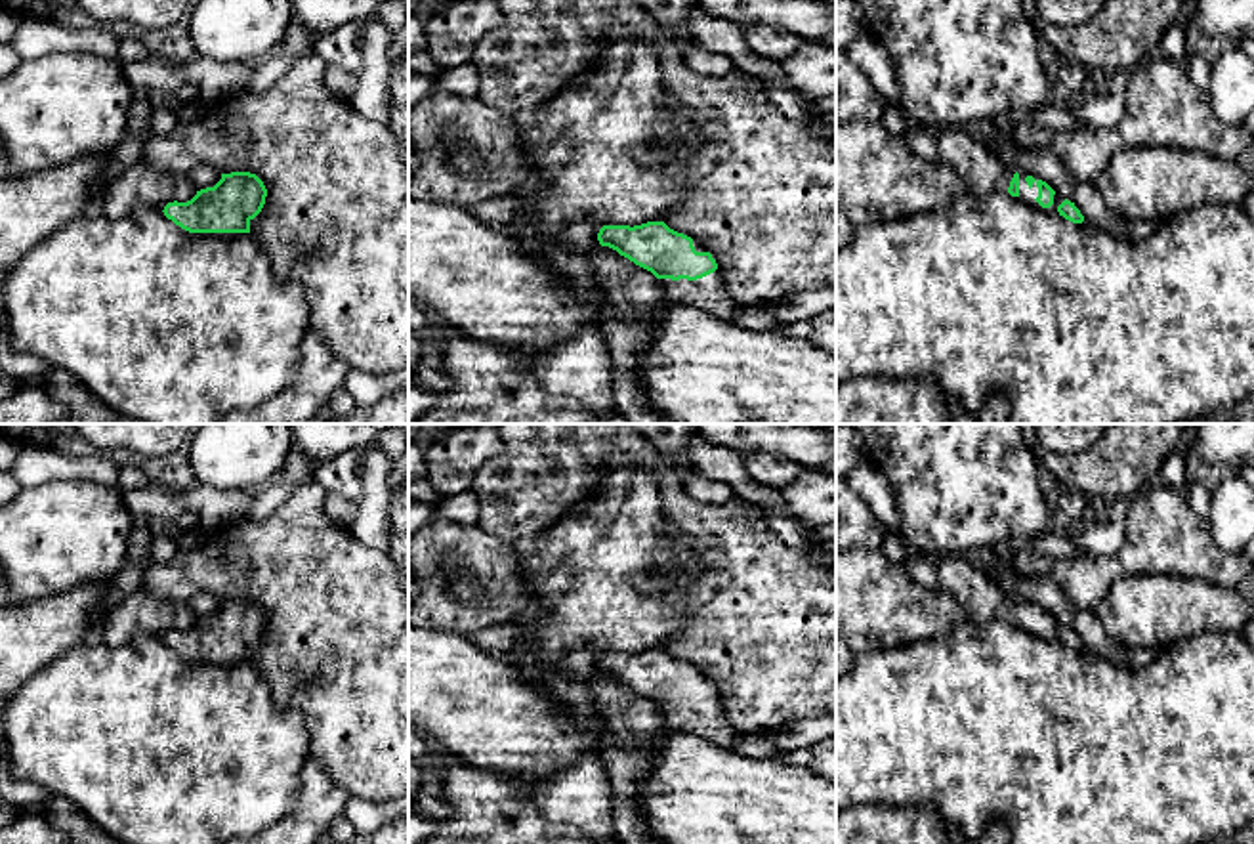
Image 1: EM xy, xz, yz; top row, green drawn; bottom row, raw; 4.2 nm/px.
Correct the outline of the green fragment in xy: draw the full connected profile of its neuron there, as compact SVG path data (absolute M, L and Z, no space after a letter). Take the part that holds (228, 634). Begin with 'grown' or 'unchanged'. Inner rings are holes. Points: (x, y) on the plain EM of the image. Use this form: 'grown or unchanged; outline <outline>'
unchanged; outline M231 600L187 630L168 630L162 640L189 661L250 661L265 624L267 617L256 601Z

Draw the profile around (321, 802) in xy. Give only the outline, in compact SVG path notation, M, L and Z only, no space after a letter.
M309 758L300 771L296 808L258 834L225 844L317 844L323 831L342 821L347 798L349 792Z

